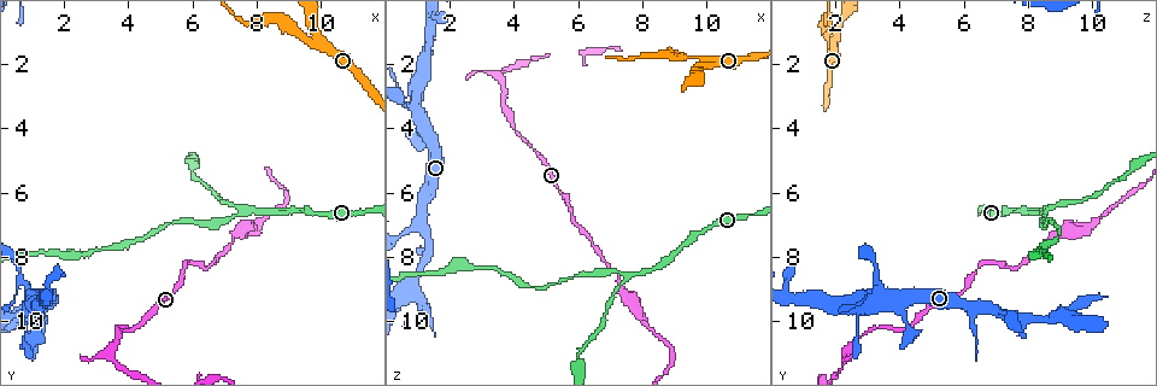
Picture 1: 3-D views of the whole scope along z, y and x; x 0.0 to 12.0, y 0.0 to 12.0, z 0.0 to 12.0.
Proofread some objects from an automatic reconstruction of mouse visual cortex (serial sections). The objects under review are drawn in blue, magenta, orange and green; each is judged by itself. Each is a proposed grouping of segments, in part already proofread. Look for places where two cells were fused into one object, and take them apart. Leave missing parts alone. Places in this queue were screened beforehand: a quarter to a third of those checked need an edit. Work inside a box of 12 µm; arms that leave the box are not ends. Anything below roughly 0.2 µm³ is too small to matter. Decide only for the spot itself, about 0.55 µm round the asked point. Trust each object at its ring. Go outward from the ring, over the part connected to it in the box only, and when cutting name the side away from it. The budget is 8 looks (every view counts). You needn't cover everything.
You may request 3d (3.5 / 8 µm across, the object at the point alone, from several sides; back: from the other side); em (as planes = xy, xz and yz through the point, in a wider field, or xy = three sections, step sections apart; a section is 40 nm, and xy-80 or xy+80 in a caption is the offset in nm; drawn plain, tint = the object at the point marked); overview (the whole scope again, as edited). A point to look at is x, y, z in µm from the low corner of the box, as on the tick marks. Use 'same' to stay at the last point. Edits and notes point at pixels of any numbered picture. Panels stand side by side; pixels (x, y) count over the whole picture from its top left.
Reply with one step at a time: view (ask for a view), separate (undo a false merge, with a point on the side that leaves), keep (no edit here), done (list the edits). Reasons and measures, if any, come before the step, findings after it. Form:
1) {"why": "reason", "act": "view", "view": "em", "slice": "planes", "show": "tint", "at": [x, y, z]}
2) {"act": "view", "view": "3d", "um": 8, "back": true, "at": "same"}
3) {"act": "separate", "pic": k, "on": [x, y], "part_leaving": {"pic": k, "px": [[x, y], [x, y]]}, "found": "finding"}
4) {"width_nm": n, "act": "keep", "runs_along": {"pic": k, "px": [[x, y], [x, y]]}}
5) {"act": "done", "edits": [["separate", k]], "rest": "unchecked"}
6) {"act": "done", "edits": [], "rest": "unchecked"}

{"why": "branch point", "act": "view", "view": "3d", "um": 3.5, "at": [1.0, 9.3, 3.6]}

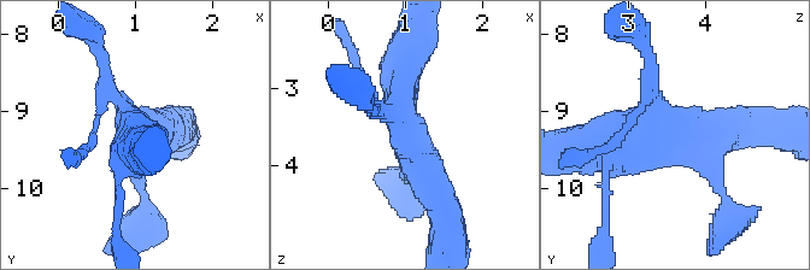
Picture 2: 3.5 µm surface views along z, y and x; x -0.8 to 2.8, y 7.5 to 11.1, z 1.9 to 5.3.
{"act": "view", "view": "em", "slice": "xy", "step": 1, "show": "tint", "at": [1.00, 9.35, 3.55]}

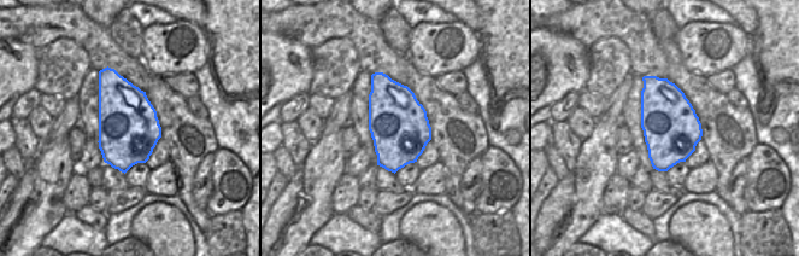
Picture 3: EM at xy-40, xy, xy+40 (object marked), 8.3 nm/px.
{"width_nm": 500, "act": "keep", "runs_along": {"pic": 2, "px": [[440, 198], [399, 115], [408, 53]]}, "found": "all the same cell"}

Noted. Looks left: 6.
{"why": "thick turns thin", "act": "view", "view": "3d", "um": 3.5, "at": [3.7, 11.4, 2.3]}

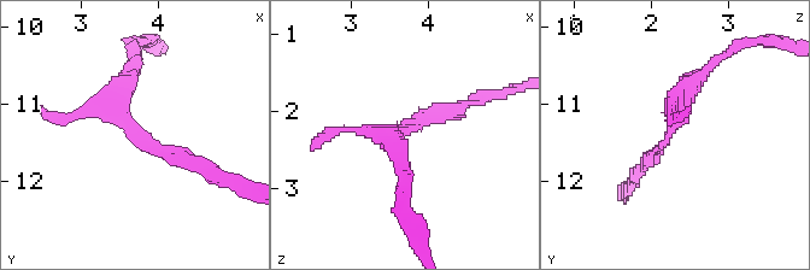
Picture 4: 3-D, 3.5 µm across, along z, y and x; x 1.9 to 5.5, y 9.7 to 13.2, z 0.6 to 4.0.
{"why": "now the EM", "act": "view", "view": "em", "slice": "xy", "step": 3, "show": "tint", "at": [3.70, 11.35, 2.25]}

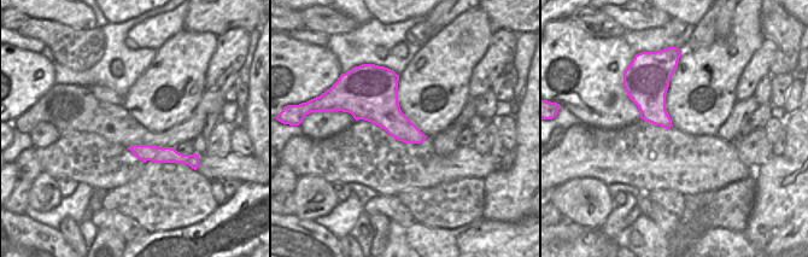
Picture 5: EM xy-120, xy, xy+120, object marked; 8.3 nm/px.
{"act": "keep", "runs_along": {"pic": 5, "px": [[133, 149], [142, 152], [191, 158]]}, "found": "one cell here"}

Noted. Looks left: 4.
{"why": "arms part here", "act": "view", "view": "3d", "um": 3.5, "at": [7.7, 6.6, 8.6]}

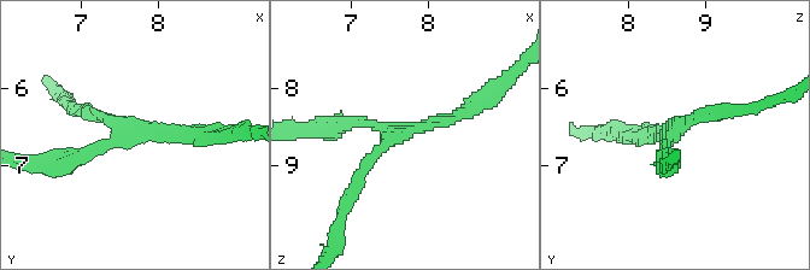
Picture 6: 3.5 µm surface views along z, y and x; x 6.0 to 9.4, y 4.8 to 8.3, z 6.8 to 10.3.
{"why": "shape alone is not enough", "act": "view", "view": "em", "slice": "xy", "step": 5, "show": "tint", "at": [7.75, 6.60, 8.55]}

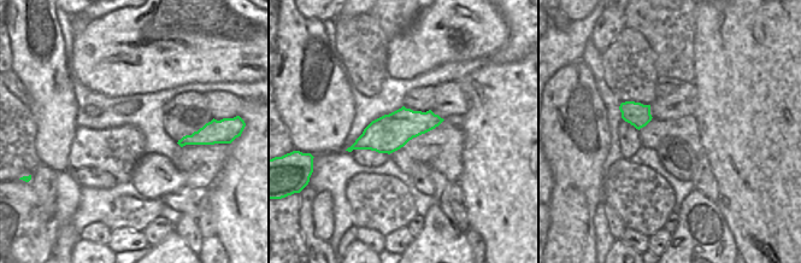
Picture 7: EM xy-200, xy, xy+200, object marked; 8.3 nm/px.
{"arm_widths_nm": [150, 150, 200], "act": "keep", "runs_along": {"pic": 6, "px": [[212, 135], [139, 130], [68, 160]]}, "found": "one cell here"}

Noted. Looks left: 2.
{"act": "done", "edits": [], "rest": "unchecked"}

